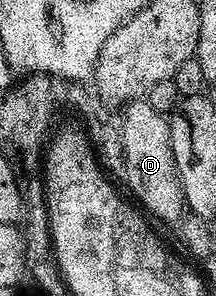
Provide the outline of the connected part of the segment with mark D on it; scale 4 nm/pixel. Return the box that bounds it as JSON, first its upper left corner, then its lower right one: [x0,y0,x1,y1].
[118,99,186,222]

